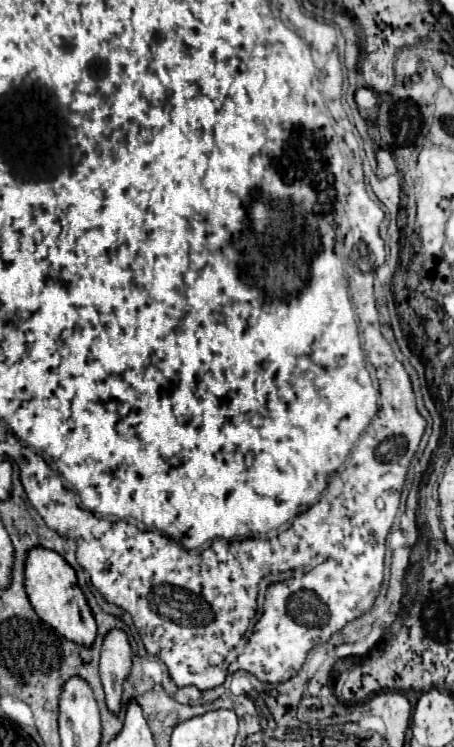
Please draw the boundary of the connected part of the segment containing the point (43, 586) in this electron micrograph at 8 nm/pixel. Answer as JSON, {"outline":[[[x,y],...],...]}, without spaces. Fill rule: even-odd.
{"outline":[[[42,546],[30,548],[24,562],[24,586],[26,586],[26,594],[30,598],[32,608],[46,624],[56,628],[56,632],[60,632],[64,638],[72,642],[78,642],[84,646],[92,644],[92,640],[96,638],[94,616],[90,612],[90,606],[84,594],[80,592],[76,584],[76,572],[58,552],[42,548]],[[70,598],[72,602],[68,604]]]}

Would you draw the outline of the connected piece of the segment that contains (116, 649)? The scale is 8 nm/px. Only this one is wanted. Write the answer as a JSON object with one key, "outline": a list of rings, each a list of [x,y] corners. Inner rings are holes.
{"outline":[[[112,628],[106,632],[100,652],[100,680],[106,692],[106,706],[112,712],[120,710],[120,696],[122,696],[122,682],[130,670],[130,644],[128,636],[122,628]]]}

